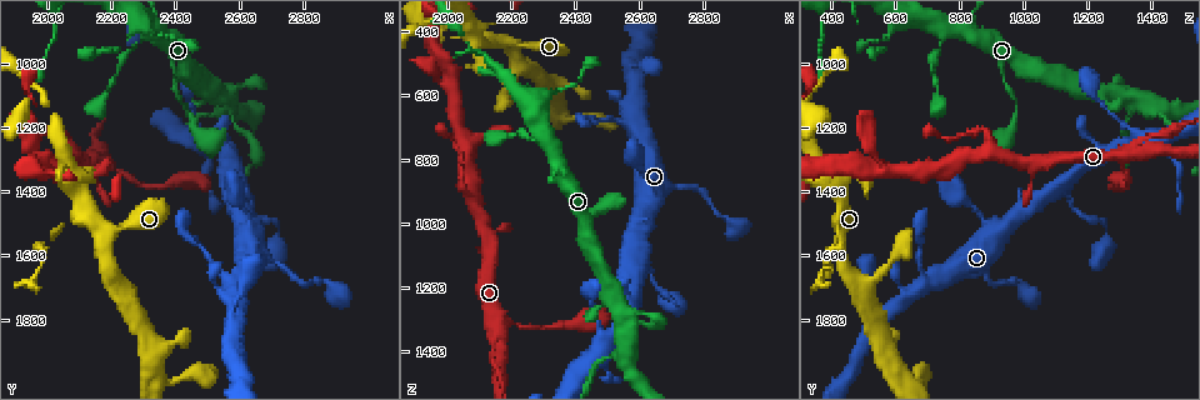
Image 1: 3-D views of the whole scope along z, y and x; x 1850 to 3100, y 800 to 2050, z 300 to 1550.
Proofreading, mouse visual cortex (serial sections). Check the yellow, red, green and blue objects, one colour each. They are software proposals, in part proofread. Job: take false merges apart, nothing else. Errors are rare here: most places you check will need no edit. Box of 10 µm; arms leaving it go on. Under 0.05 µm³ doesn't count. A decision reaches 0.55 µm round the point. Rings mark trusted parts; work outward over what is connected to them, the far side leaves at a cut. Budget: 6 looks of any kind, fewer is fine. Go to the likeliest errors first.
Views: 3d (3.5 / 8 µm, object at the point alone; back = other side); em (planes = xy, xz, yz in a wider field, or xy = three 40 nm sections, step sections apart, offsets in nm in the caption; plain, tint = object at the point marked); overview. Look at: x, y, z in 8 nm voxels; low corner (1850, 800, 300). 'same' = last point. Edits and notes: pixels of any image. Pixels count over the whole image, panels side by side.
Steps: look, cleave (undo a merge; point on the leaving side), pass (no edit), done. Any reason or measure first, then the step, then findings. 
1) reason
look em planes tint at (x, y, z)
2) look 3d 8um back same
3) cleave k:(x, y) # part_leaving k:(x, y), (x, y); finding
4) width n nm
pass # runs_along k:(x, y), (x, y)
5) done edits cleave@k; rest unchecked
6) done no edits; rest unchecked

side arm on a straight run
look 3d 3.5um at (2490, 1160, 1410)

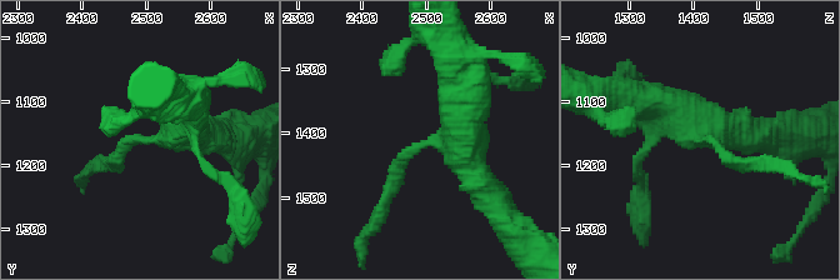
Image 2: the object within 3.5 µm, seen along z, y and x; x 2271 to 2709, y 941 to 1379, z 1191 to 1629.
arms 3; arm_widths 150, 500, 500 nm; shape alone is not enough
look em planes tint at (2495, 1160, 1420)

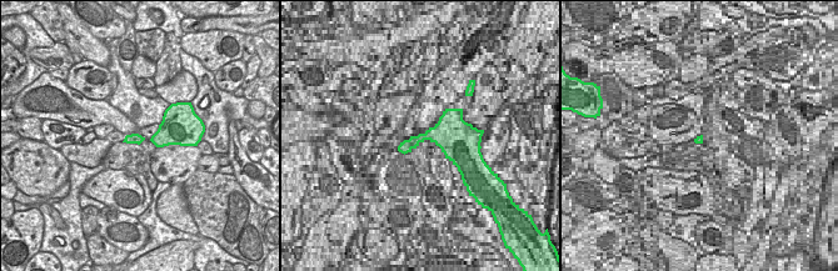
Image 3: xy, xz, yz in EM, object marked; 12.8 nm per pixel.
pass # runs_along 2:(469, 103), (458, 135), (404, 158), (384, 201); one cell here

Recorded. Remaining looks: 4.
narrows sharply
look em xy step 2 tint at (2060, 1500, 410)

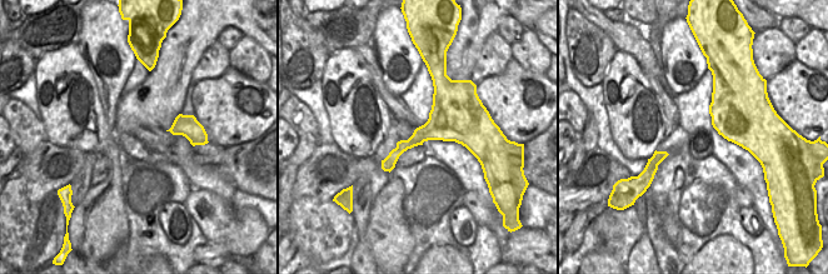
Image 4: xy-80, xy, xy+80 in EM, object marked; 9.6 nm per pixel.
see where the arms go
look 3d 3.5um same

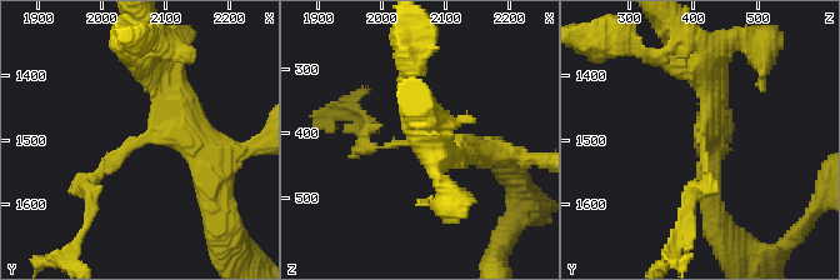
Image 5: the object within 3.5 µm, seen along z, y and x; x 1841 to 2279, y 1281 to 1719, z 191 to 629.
cleave 5:(96, 176) # border 4:(400, 140), (410, 140), (414, 145); two cells meet here

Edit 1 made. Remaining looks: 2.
done edits cleave@5; rest unchecked

